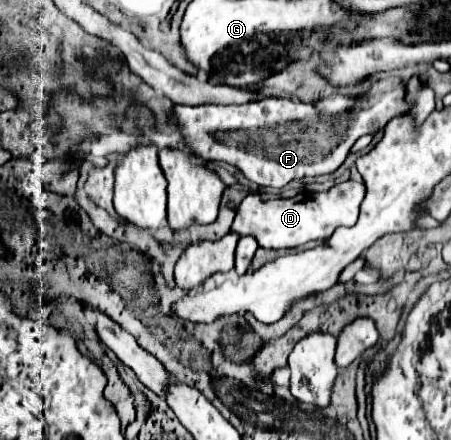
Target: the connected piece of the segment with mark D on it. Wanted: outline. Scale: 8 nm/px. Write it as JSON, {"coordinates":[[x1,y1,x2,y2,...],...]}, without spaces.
{"coordinates":[[352,180,334,184,328,192,300,192,294,198,260,200,258,194,250,194,236,208,232,232,252,234,264,248,298,248,310,240,330,238,338,226,354,226,362,196,360,186]]}

